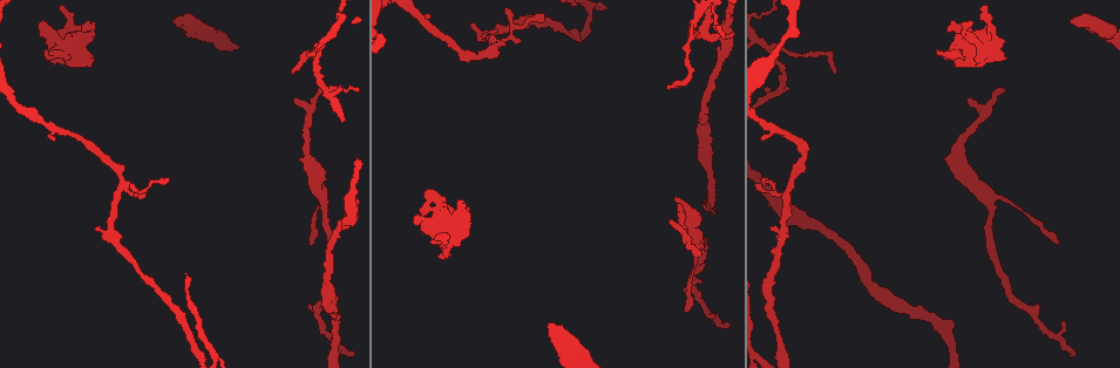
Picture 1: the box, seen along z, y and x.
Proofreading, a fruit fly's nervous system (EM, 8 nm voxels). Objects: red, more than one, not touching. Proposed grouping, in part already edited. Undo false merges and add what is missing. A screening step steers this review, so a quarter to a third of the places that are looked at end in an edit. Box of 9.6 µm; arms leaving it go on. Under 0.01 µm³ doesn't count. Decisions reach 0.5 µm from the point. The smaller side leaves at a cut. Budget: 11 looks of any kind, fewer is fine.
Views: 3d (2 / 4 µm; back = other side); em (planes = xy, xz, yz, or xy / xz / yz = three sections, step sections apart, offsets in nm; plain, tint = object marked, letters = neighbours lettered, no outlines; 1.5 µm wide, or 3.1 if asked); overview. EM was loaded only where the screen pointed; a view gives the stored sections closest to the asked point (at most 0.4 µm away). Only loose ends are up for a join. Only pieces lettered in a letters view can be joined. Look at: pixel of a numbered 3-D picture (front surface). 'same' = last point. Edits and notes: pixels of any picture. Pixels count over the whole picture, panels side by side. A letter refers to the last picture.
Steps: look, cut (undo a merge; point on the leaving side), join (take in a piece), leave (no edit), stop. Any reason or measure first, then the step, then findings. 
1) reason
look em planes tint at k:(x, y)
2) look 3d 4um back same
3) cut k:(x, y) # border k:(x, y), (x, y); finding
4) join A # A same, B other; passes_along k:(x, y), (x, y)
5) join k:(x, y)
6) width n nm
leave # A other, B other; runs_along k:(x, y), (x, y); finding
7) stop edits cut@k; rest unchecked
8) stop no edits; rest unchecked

abrupt turn
look em planes tint at 1:(827, 53)

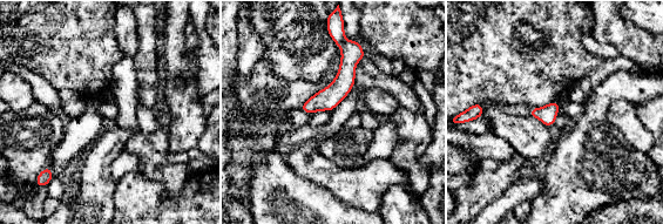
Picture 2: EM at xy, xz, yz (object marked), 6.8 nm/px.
look em planes letters same

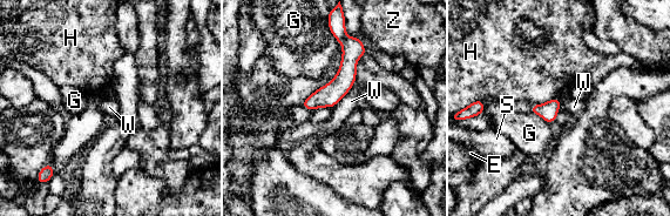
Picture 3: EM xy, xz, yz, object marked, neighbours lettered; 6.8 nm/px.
leave # E other, G other, H other, S other, W other, Z other; runs_along 3:(340, 18), (346, 75), (305, 105); continuous, no second neuron

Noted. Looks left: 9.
look 3d 4um at 1:(469, 209)

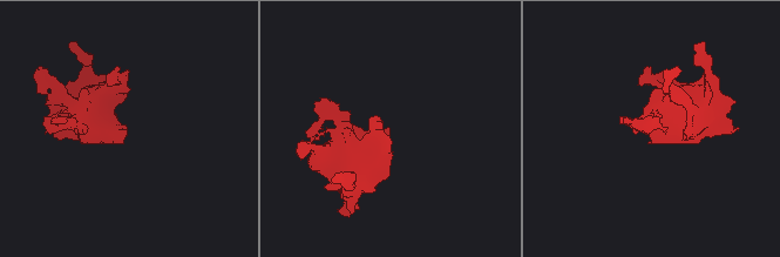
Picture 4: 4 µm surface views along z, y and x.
look em planes plain at 4:(127, 132)

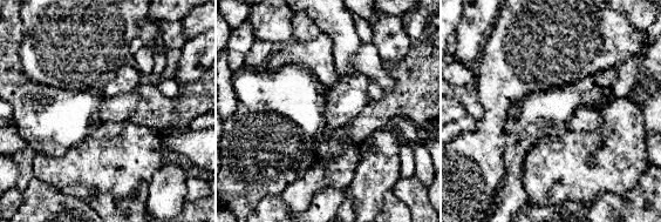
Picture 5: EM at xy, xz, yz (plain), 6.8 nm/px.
see the neighbours
look em planes letters same

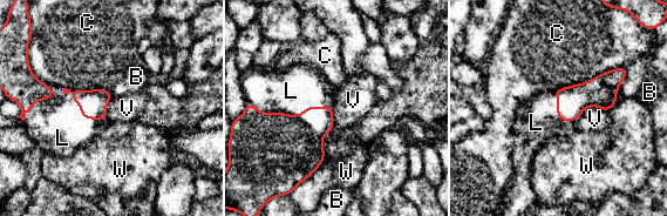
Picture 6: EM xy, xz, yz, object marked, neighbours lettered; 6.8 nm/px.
longest_contact L 550 nm
join L # B other, C other, L same, V other, W other; passes_along 6:(280, 149), (293, 115), (291, 90); the neuron continues

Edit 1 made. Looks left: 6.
redraw
look overview

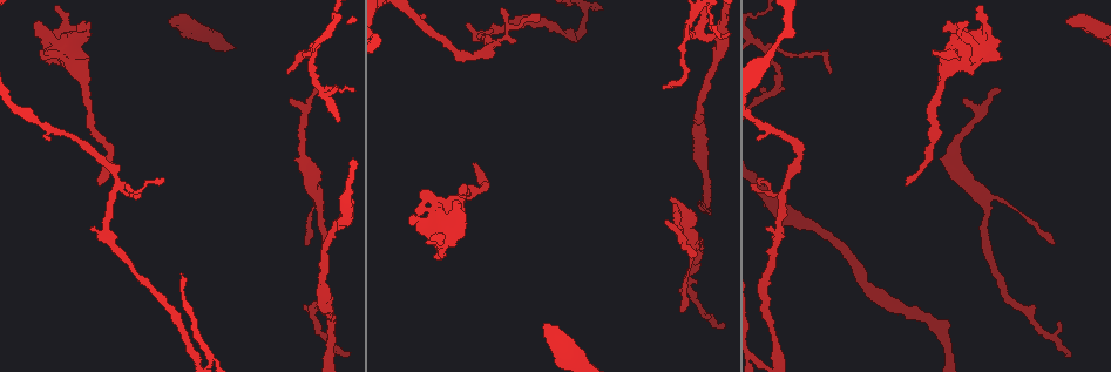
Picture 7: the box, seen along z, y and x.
long arm stops here
look 3d 2um back at 7:(100, 184)

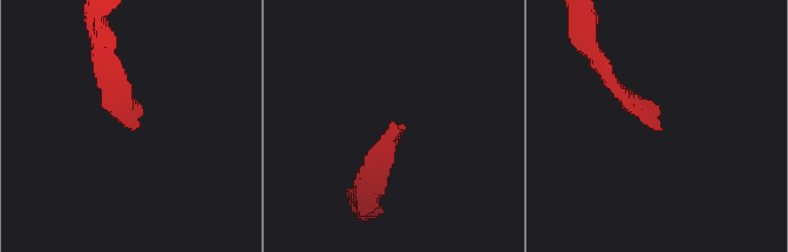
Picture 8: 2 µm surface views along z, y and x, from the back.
look em planes letters at 8:(393, 125)

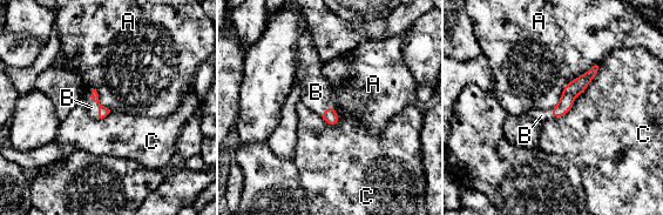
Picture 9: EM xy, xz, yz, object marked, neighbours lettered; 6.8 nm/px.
join B # A other, B same, C other; passes_along 9:(103, 112), (96, 101), (92, 107); the neuron continues

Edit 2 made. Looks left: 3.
branch stops here
look 3d 2um at 7:(468, 22)

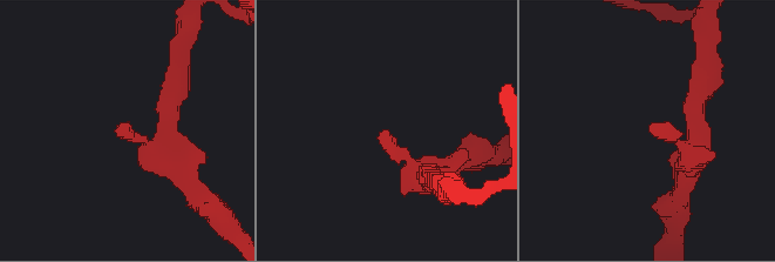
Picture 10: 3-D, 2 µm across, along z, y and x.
arm_widths 190, 220 nm
look em planes plain at 10:(124, 130)

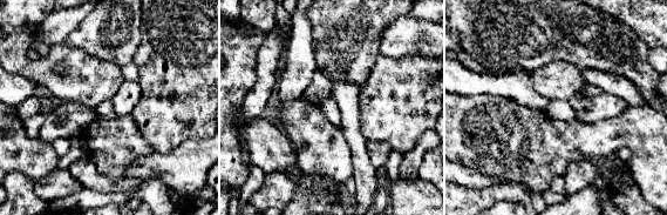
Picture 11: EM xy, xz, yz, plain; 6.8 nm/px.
see the neighbours
look em planes letters same

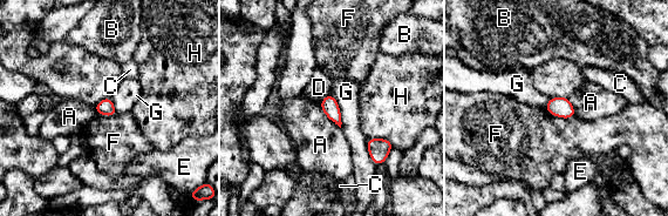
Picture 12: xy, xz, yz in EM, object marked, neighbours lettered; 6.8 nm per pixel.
leave # A other, B other, C other, D other, E other, F other, G other, H other; border 12:(329, 94), (338, 103), (341, 127); no lettered piece goes on from it

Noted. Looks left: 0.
stop edits join@6, join@9; rest unchecked

